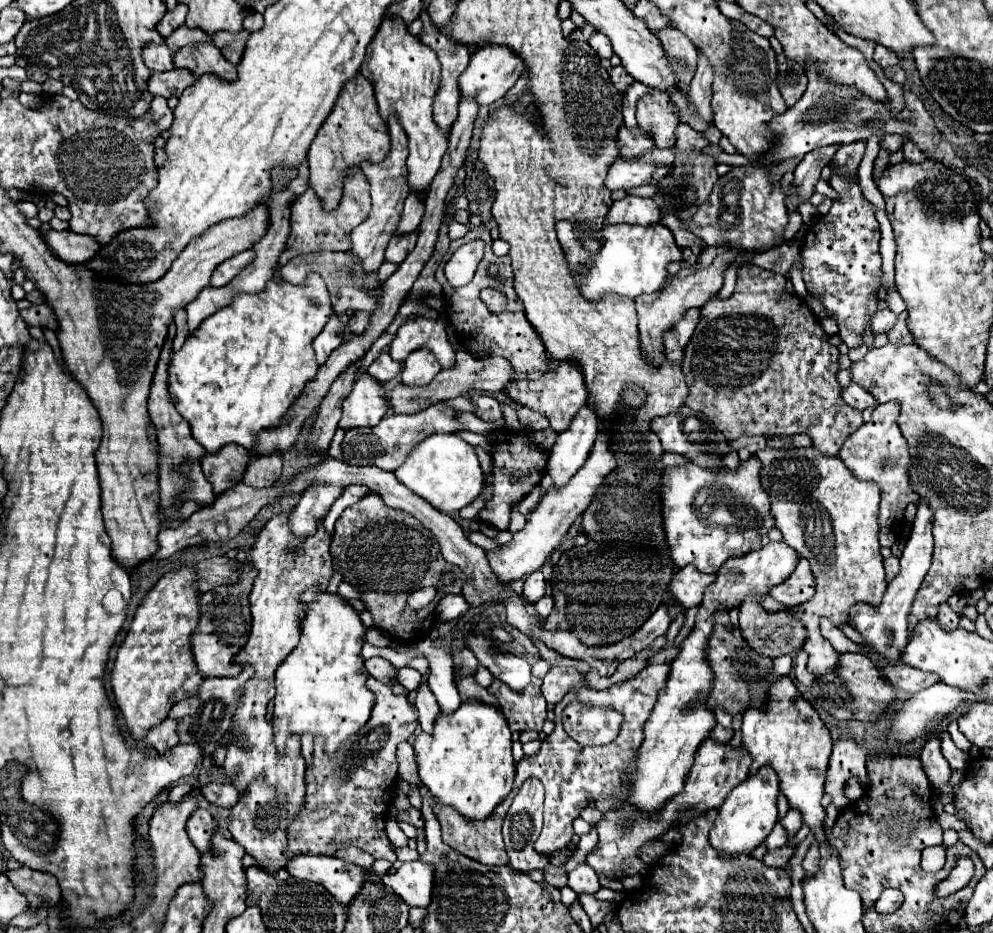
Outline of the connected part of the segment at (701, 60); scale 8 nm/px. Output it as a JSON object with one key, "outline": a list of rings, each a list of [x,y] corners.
{"outline":[[[698,55],[698,69],[690,83],[688,97],[690,97],[690,103],[696,109],[698,117],[706,123],[712,123],[712,119],[714,119],[714,113],[710,107],[710,99],[712,99],[710,87],[712,87],[712,67],[708,65],[704,55]]]}

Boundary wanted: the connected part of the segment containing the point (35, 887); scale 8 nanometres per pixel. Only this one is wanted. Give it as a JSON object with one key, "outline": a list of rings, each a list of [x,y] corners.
{"outline":[[[20,867],[16,871],[6,869],[4,873],[10,883],[28,899],[32,909],[36,909],[40,901],[48,905],[56,905],[60,901],[60,885],[54,875],[30,867]]]}

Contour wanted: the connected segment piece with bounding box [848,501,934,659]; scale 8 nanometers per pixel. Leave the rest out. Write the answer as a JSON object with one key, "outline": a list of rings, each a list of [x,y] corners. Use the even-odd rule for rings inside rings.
{"outline":[[[924,501],[918,503],[918,513],[912,525],[912,535],[904,547],[904,553],[900,557],[900,573],[888,583],[888,589],[884,593],[884,599],[880,605],[866,605],[858,603],[854,609],[850,609],[848,623],[864,637],[864,647],[868,651],[874,651],[886,659],[900,659],[900,651],[904,649],[908,641],[908,613],[912,609],[914,597],[924,581],[924,575],[930,569],[932,561],[932,513]]]}

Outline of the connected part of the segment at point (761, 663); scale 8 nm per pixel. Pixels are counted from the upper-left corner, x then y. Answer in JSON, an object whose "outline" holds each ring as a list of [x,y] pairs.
{"outline":[[[714,625],[712,635],[708,637],[708,647],[706,647],[706,657],[708,657],[708,665],[714,673],[714,681],[712,681],[712,691],[708,693],[704,705],[714,711],[716,707],[722,707],[726,713],[730,713],[732,717],[744,713],[746,709],[764,709],[768,703],[768,691],[770,687],[780,681],[780,675],[772,673],[774,661],[760,657],[758,663],[752,663],[756,659],[754,649],[750,649],[748,641],[744,641],[742,637],[742,629],[734,629],[734,627],[724,627],[724,625]]]}

